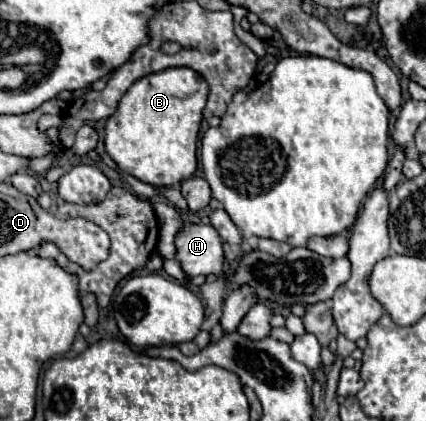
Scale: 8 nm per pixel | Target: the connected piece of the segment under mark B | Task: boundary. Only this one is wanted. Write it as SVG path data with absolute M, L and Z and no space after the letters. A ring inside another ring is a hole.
M169 67L137 79L105 123L105 151L117 167L153 187L189 179L197 169L197 135L209 85L189 67Z

